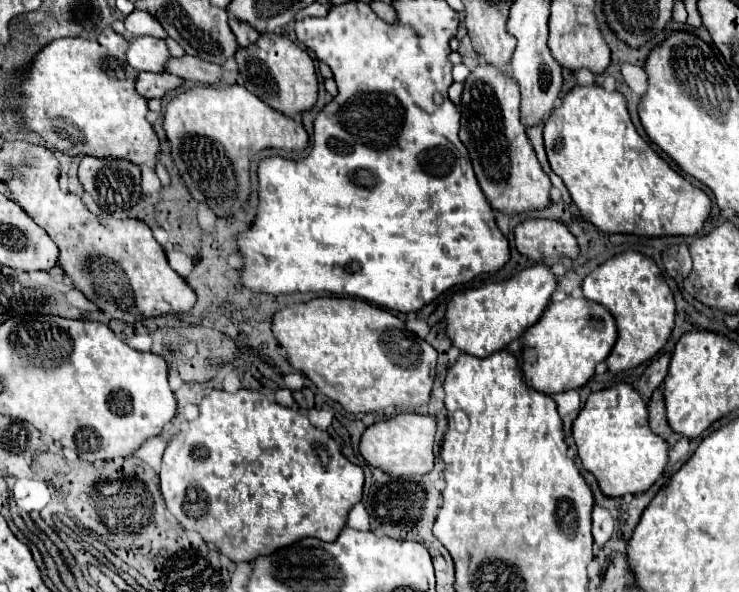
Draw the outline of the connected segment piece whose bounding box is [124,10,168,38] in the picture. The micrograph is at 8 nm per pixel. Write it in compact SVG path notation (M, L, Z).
M134 10L126 20L124 20L124 24L126 24L126 30L130 32L130 34L134 34L134 36L140 36L140 34L148 34L148 36L158 36L160 34L160 38L166 38L168 34L164 32L164 28L148 14L148 12L138 12L138 10Z

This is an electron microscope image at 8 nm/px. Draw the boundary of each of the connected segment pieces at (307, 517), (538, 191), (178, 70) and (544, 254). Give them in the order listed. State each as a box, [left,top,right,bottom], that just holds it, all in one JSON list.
[[160,390,364,562],[460,64,552,214],[166,54,222,84],[514,218,578,262]]

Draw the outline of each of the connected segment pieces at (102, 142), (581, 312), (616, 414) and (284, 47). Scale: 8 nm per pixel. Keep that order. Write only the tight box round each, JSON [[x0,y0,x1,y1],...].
[[8,28,160,168],[522,296,618,394],[572,382,670,496],[234,32,318,116]]

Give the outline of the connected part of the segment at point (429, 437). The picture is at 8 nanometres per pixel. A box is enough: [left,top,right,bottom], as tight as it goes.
[360,414,436,476]

